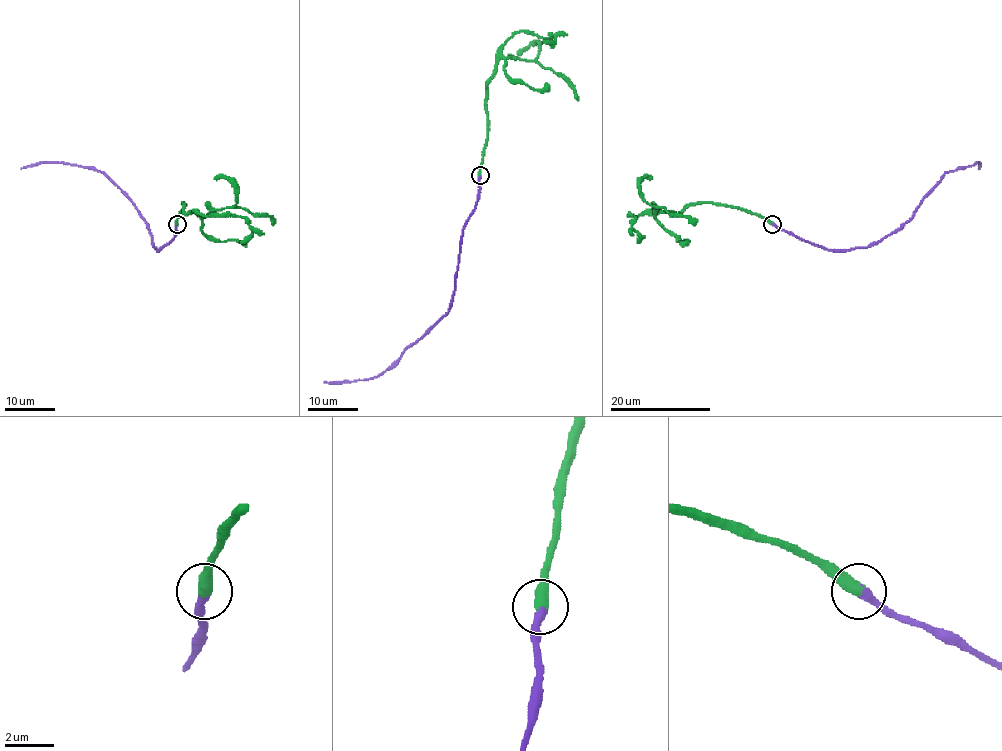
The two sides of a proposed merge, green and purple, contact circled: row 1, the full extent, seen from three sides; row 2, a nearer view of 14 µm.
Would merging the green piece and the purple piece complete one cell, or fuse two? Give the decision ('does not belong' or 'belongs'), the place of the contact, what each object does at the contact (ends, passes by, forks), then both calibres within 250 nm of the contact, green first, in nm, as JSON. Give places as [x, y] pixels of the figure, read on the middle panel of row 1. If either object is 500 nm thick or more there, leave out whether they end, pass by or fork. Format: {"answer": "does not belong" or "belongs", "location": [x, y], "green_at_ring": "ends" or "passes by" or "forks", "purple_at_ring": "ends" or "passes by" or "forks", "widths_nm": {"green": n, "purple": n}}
{"answer": "belongs", "location": [480, 175], "widths_nm": {"green": 500, "purple": 360}}

